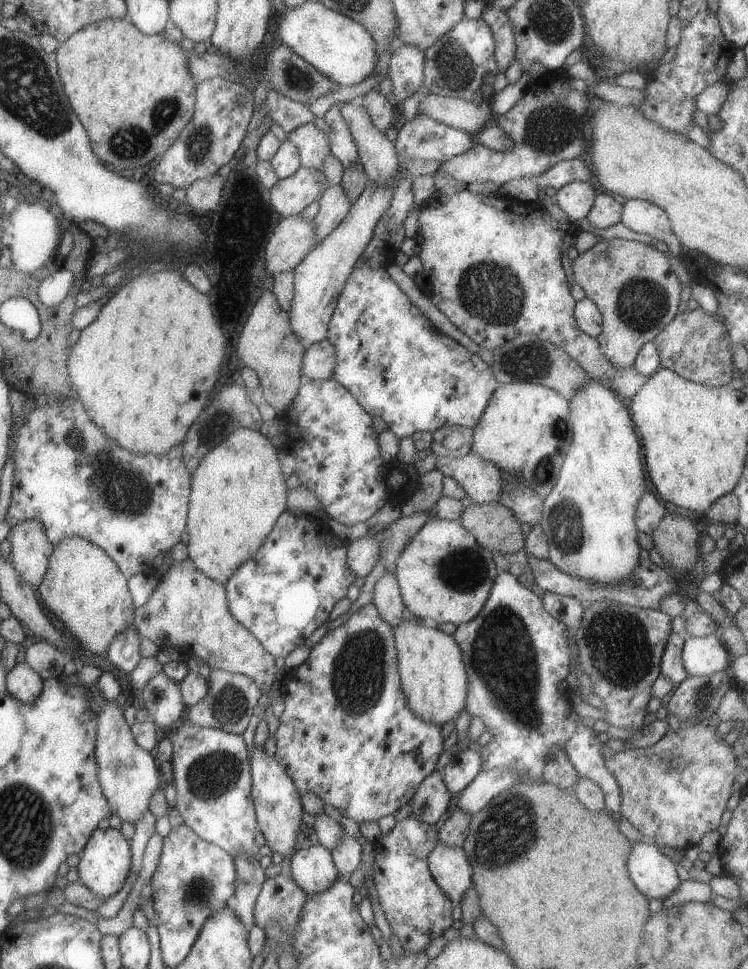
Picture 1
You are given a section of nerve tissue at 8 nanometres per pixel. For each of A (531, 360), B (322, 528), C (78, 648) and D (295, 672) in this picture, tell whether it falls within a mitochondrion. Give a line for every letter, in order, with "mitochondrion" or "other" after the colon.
A: mitochondrion
B: other
C: other
D: other

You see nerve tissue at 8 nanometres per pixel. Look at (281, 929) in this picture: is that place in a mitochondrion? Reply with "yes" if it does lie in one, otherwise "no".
yes

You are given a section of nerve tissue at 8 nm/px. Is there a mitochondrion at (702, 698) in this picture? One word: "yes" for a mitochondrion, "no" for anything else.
yes

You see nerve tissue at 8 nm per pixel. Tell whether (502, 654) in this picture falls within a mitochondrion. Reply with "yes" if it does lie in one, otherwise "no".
yes

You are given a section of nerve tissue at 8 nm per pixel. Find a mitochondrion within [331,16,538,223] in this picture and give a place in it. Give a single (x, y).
(456, 69)

